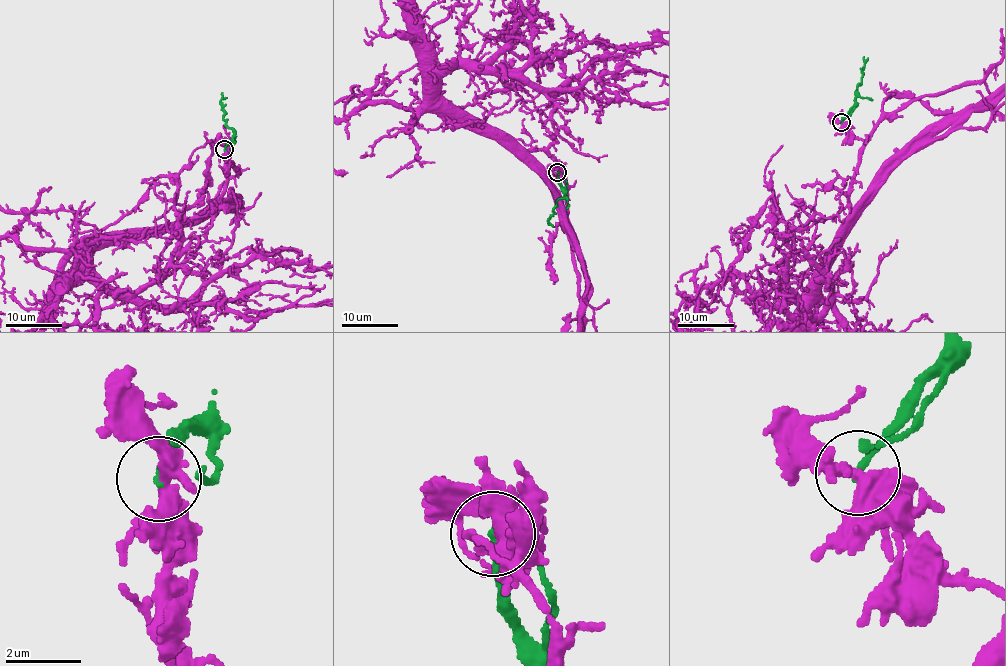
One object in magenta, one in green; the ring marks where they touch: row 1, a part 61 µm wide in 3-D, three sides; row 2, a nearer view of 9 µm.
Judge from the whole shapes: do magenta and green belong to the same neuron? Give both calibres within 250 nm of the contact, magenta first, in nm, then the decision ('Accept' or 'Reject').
Thickness 360 nm (magenta) against 200 nm. Reject

